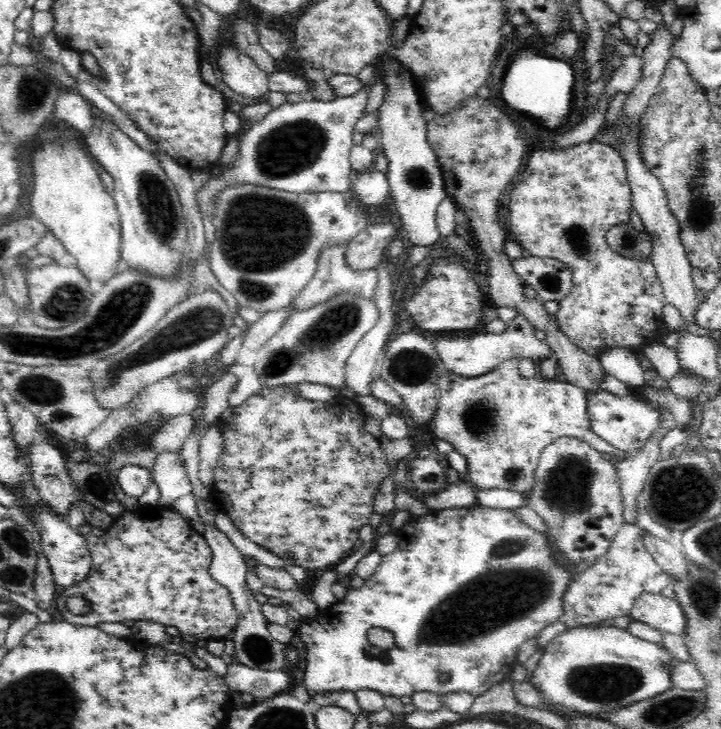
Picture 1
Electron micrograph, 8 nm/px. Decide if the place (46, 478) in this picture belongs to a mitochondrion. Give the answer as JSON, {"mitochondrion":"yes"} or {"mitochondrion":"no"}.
{"mitochondrion":"no"}

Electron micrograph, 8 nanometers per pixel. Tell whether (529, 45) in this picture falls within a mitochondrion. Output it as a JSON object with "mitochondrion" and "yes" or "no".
{"mitochondrion":"no"}

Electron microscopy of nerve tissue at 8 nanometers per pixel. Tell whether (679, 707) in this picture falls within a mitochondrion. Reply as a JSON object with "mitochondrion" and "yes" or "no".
{"mitochondrion":"yes"}

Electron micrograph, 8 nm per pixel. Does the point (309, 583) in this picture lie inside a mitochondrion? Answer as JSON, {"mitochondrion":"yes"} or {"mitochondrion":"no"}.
{"mitochondrion":"no"}

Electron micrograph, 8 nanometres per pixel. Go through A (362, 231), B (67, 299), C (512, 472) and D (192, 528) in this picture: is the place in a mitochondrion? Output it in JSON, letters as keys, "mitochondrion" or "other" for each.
{"A":"other","B":"mitochondrion","C":"mitochondrion","D":"other"}

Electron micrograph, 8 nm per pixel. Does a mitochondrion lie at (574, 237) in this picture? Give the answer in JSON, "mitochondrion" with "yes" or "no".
{"mitochondrion":"yes"}

